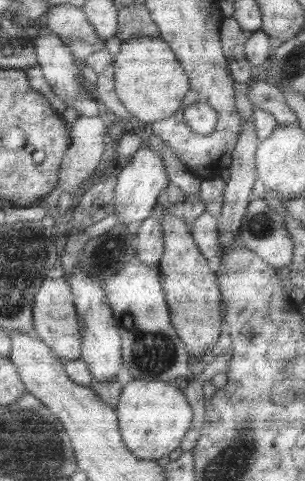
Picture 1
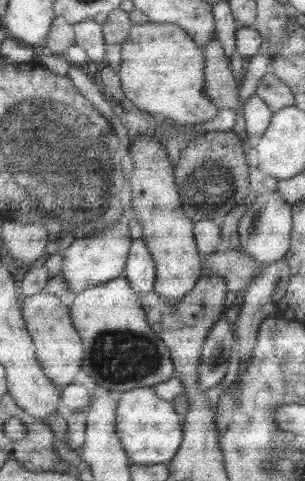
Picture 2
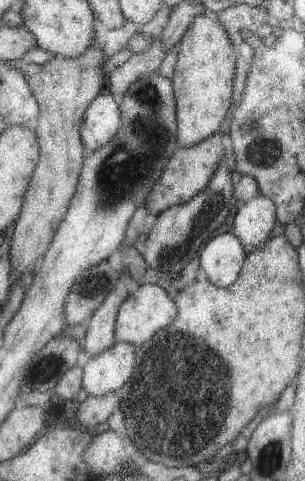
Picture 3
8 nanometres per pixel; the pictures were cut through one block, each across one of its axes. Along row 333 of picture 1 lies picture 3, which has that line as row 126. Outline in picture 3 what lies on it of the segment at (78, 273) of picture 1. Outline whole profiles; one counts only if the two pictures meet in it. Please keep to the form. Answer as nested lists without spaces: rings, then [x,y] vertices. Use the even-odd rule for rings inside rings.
[[[101,92],[87,106],[79,128],[85,158],[93,154],[97,148],[109,144],[109,140],[117,136],[119,126],[121,126],[119,102],[109,92]]]

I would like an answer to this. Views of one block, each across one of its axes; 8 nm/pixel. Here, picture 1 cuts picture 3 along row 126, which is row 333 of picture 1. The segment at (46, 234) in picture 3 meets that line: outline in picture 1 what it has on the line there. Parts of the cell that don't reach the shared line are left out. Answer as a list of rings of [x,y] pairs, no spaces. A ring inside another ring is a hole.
[[[45,278],[39,286],[39,290],[35,292],[33,298],[33,306],[31,306],[31,314],[33,314],[33,332],[35,336],[47,344],[53,354],[59,360],[79,360],[81,356],[81,330],[79,330],[79,322],[77,322],[77,310],[73,304],[73,296],[69,292],[69,284],[65,282],[65,278]]]

